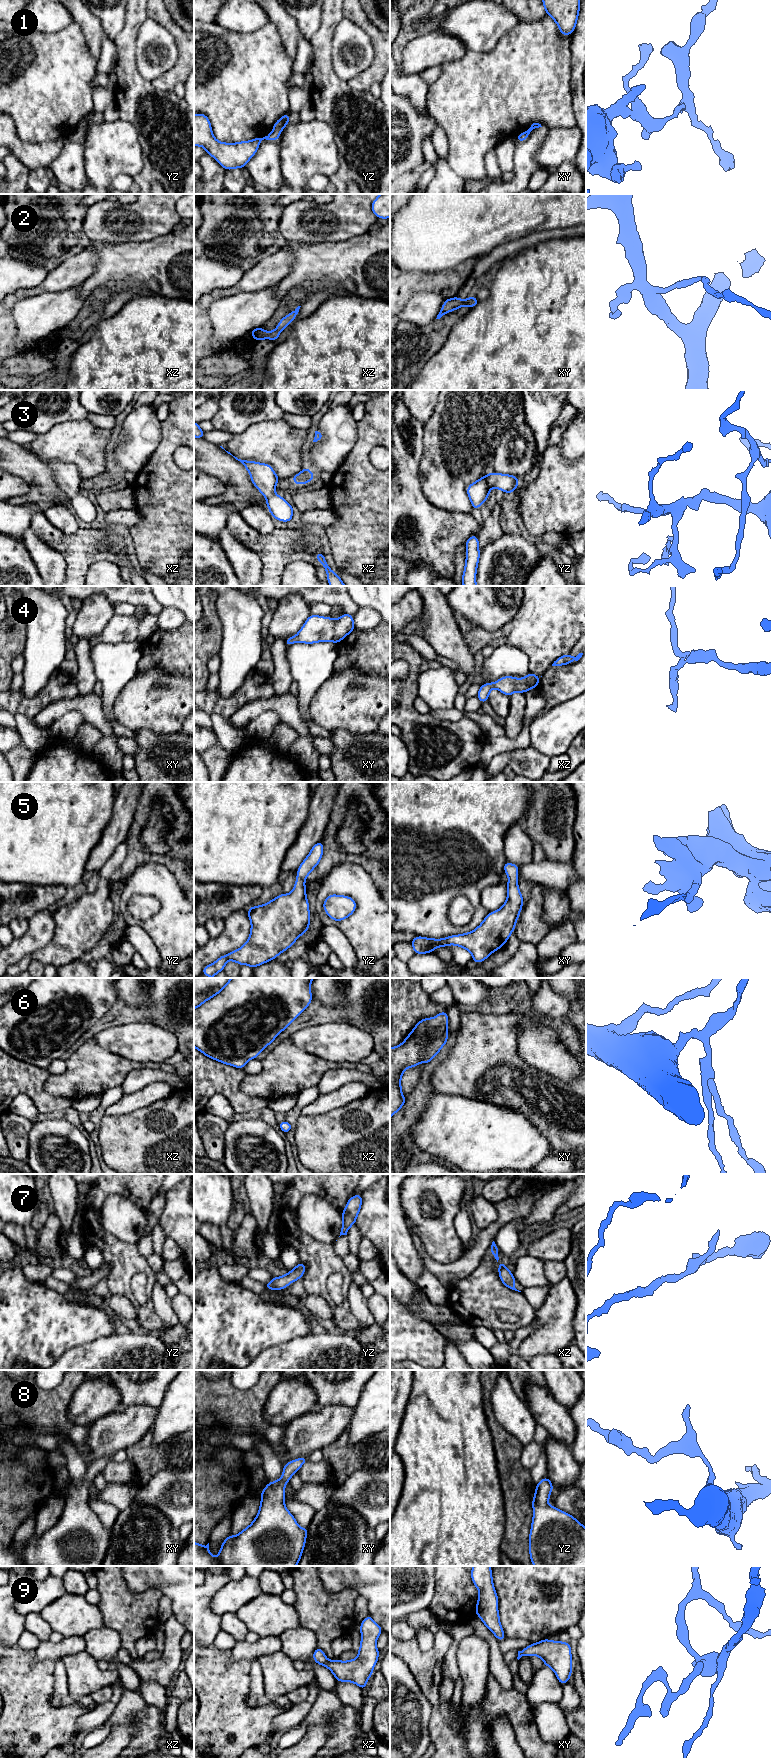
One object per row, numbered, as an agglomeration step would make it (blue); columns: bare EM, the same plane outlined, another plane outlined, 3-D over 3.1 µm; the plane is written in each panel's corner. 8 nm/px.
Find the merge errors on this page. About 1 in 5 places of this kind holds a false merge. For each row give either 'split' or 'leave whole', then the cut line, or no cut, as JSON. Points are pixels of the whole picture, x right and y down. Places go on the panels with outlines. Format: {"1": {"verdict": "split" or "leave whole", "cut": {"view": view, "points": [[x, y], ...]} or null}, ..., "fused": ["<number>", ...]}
{"1": {"verdict": "leave whole", "cut": null}, "2": {"verdict": "leave whole", "cut": null}, "3": {"verdict": "leave whole", "cut": null}, "4": {"verdict": "leave whole", "cut": null}, "5": {"verdict": "leave whole", "cut": null}, "6": {"verdict": "leave whole", "cut": null}, "7": {"verdict": "leave whole", "cut": null}, "8": {"verdict": "leave whole", "cut": null}, "9": {"verdict": "leave whole", "cut": null}, "fused": []}

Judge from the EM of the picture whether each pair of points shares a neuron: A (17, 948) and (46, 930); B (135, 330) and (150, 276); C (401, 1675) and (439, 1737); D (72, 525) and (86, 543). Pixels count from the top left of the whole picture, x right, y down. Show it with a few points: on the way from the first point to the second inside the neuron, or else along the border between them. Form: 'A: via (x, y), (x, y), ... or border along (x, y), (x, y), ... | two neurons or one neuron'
A: via (24, 945), (28, 944), (39, 934) | one neuron
B: border along (153, 293), (176, 299) | two neurons
C: border along (425, 1698), (431, 1705), (428, 1731), (432, 1741) | two neurons
D: border along (54, 525), (68, 534), (73, 534), (79, 528) | two neurons

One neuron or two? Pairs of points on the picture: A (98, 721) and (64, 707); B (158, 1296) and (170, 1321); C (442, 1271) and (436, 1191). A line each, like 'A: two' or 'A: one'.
A: one
B: one
C: two

